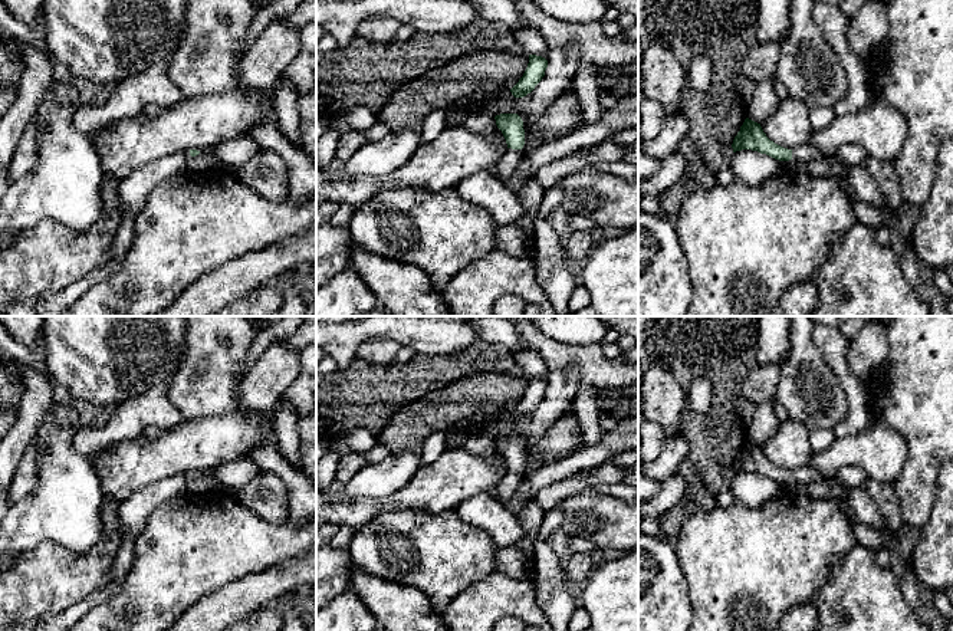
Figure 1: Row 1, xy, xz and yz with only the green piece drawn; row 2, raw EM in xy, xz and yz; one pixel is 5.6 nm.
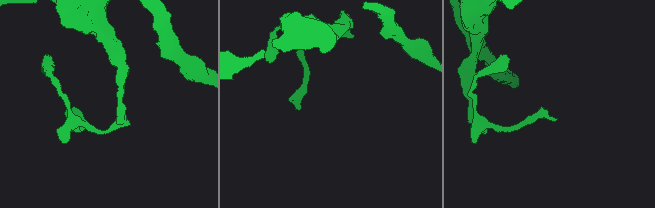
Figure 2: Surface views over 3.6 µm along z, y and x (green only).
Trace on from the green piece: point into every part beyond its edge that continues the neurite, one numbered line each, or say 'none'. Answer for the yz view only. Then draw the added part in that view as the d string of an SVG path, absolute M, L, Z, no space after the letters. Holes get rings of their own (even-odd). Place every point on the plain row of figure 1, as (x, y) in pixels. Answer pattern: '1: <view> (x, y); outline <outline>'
none

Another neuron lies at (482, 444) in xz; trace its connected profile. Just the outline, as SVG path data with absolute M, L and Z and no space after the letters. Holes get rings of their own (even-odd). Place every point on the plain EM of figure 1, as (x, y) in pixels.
M486 431L469 434L464 440L463 448L474 456L479 456L487 461L494 461L500 467L506 467L506 461L502 453L496 447L496 441Z

